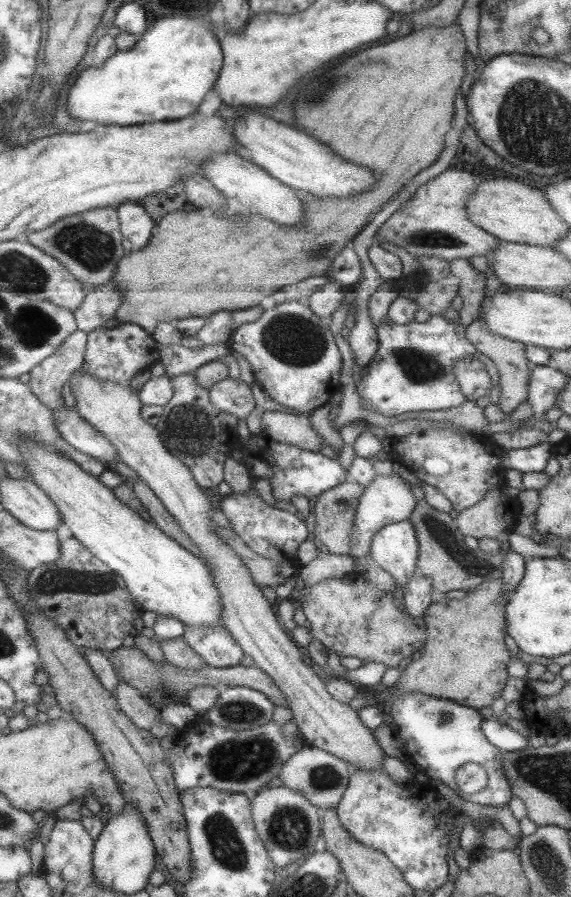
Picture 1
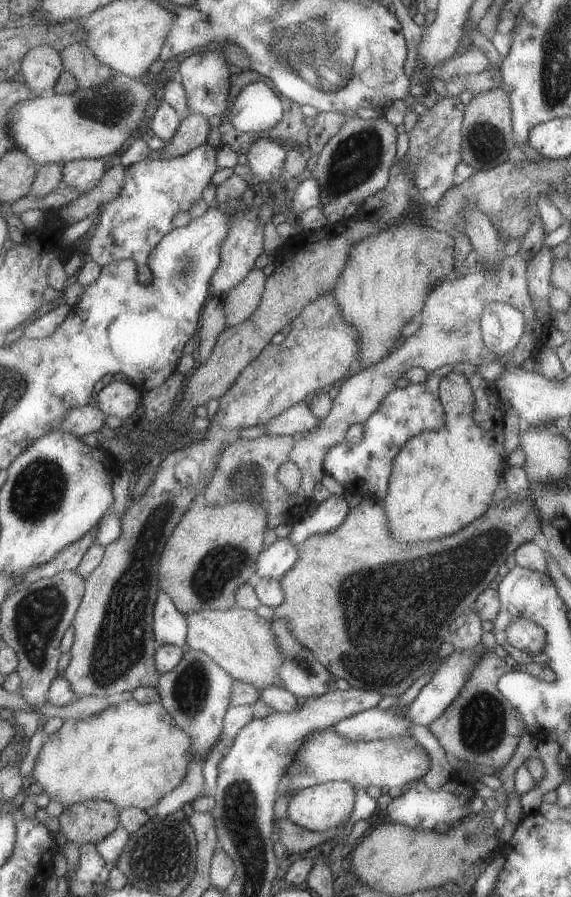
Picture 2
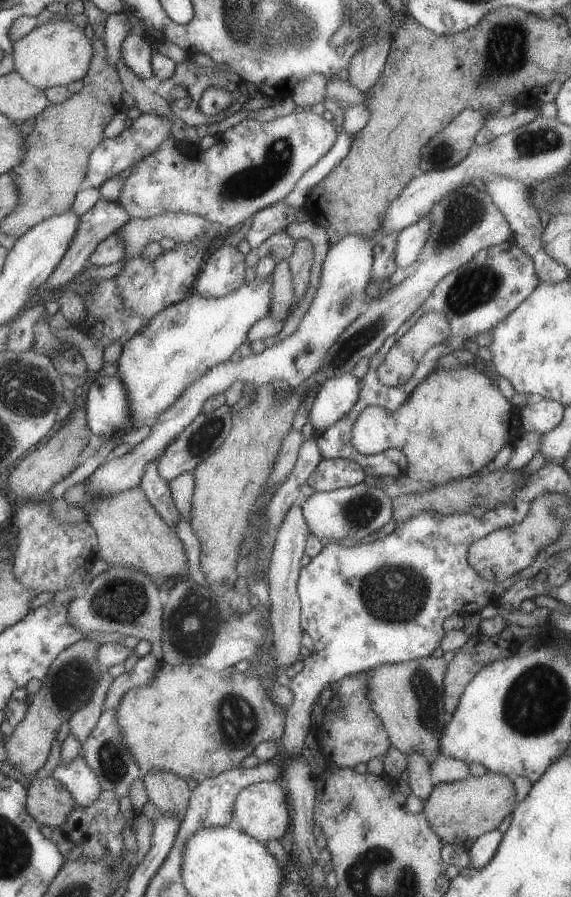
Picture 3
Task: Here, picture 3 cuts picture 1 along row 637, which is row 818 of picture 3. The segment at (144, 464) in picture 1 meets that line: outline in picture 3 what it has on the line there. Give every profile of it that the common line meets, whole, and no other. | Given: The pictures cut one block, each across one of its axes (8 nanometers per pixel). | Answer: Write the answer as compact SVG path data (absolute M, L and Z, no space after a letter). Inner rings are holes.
M261 781L255 784L250 784L241 789L241 792L235 796L235 804L233 804L233 825L237 826L241 831L247 833L260 843L265 843L270 839L279 839L291 818L289 818L287 810L287 794L283 790L280 782L265 782Z

